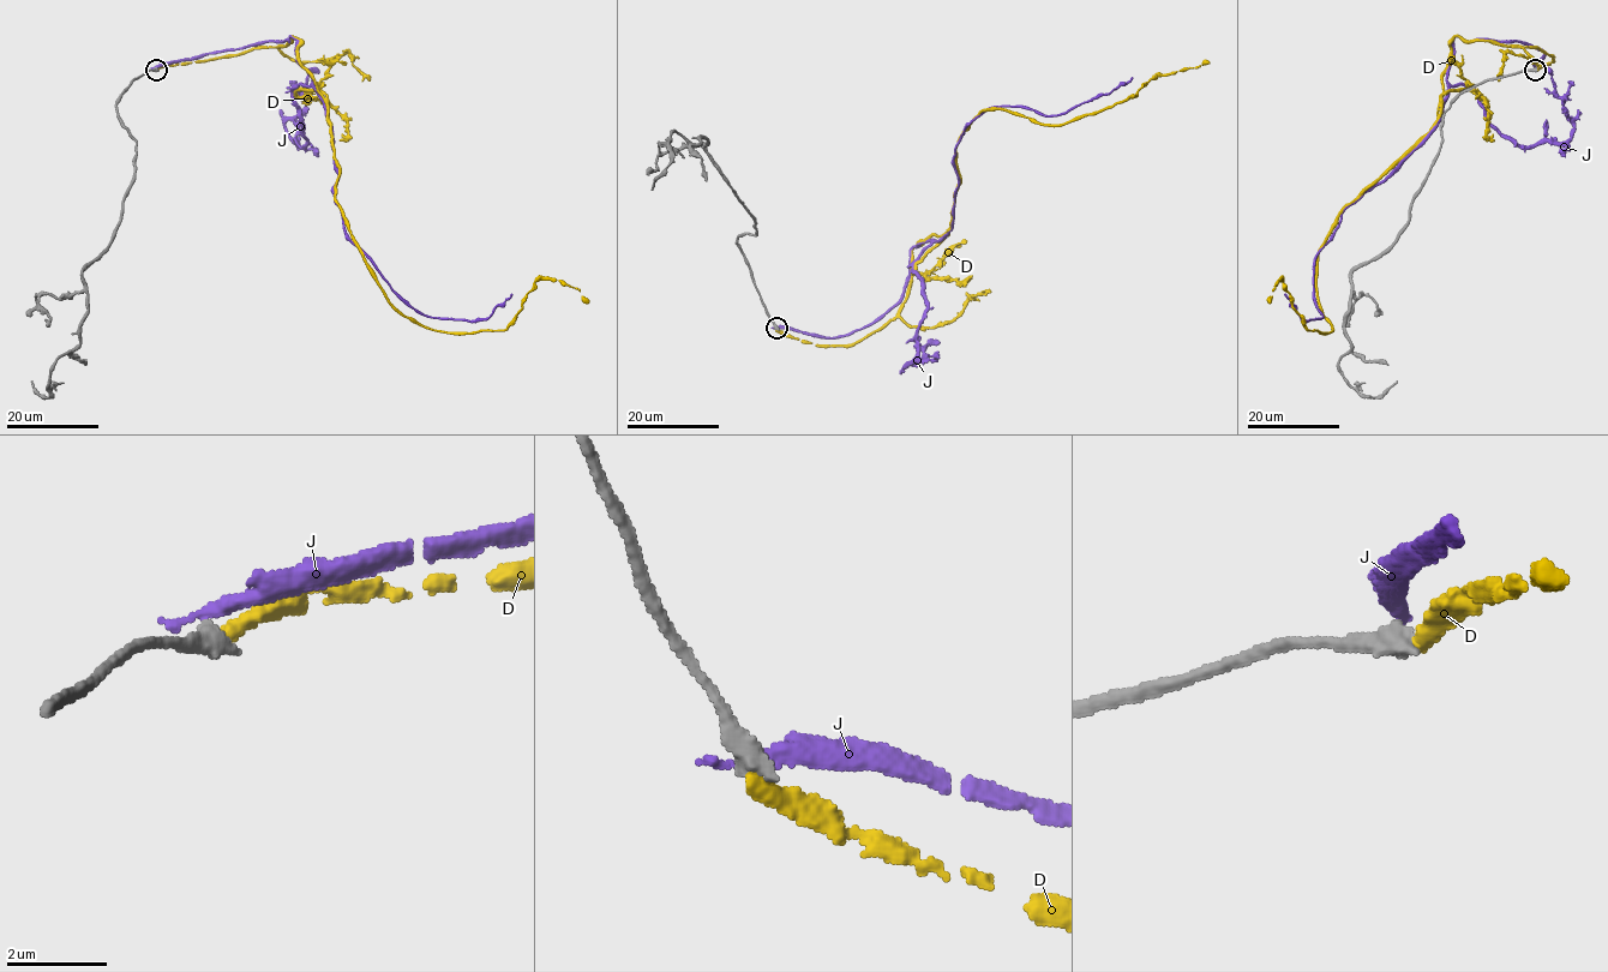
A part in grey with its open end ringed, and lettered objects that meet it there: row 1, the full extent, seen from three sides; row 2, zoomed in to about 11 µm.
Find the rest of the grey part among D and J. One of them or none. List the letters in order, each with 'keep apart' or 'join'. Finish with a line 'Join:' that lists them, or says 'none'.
D: keep apart
J: keep apart
Join: none

